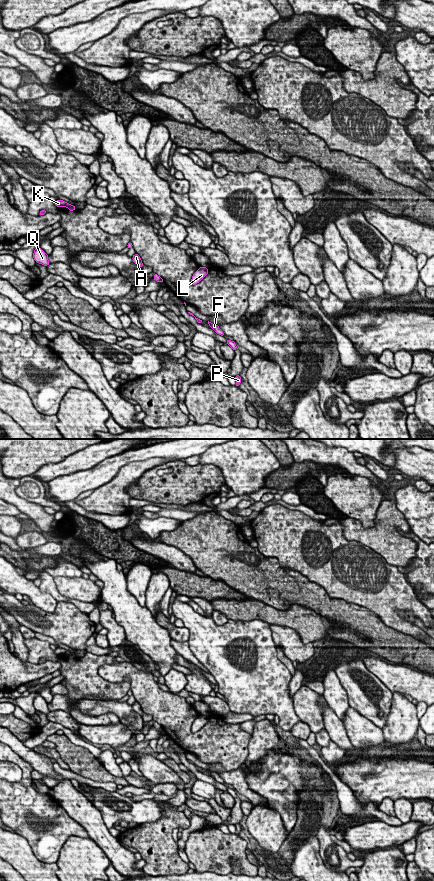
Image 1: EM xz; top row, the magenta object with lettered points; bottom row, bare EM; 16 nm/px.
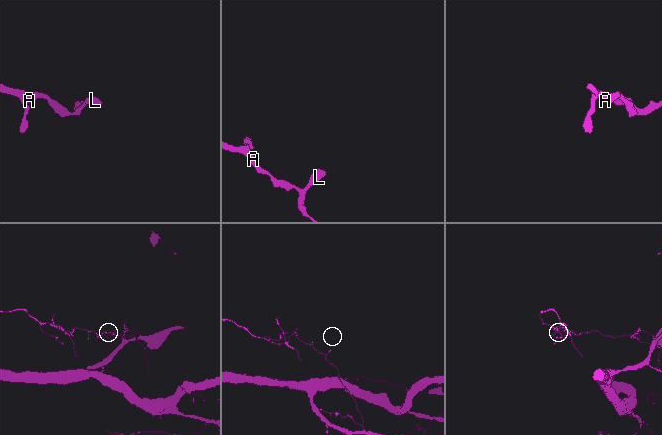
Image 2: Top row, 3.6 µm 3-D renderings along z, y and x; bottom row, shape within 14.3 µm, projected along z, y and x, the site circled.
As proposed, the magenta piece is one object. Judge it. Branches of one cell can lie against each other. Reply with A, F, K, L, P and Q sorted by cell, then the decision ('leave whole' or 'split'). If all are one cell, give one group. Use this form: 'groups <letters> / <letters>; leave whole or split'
groups A F L P / K Q; split

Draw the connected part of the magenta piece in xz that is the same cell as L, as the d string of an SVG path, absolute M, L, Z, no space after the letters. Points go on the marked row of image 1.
M200 267L192 276L191 284L195 285L199 283L208 274L208 268Z

